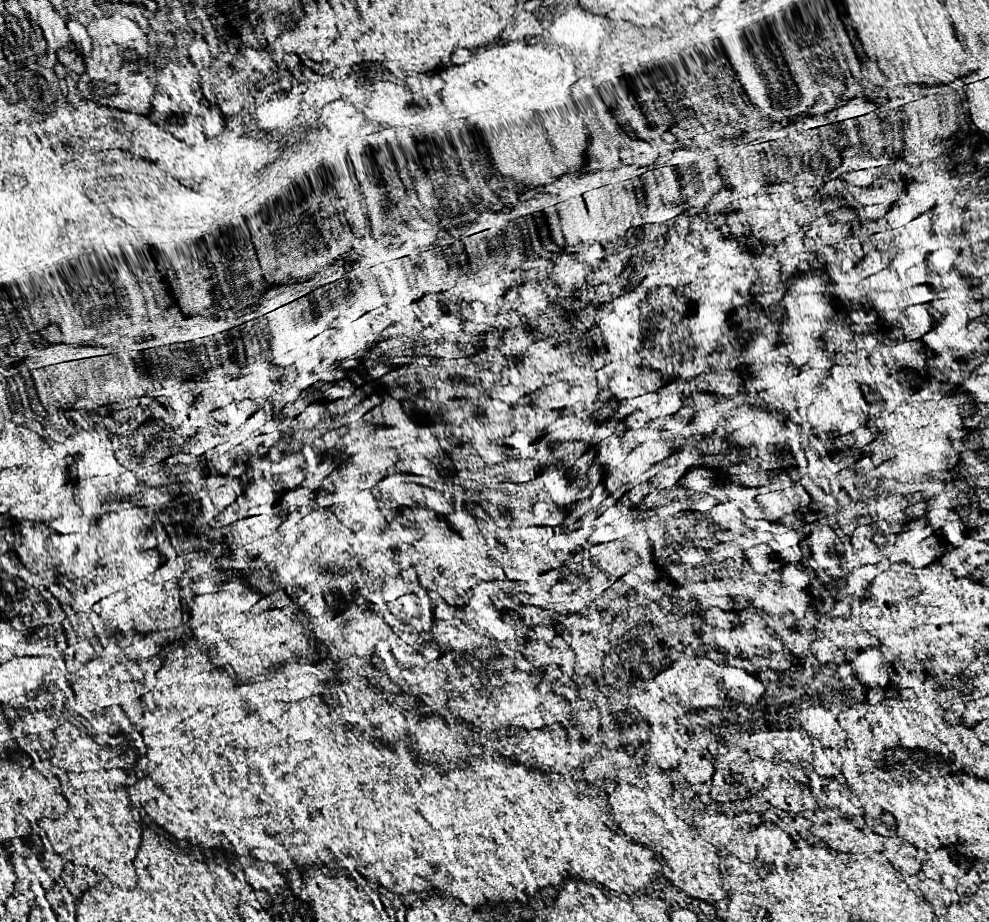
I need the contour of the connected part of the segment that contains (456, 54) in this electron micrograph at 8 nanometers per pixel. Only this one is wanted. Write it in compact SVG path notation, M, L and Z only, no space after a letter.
M457 47L453 51L451 61L453 61L453 65L463 65L463 63L469 63L471 57L473 57L473 51L469 47Z

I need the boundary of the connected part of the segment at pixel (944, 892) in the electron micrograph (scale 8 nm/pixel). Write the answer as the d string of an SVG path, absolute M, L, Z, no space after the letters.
M921 879L919 881L919 891L921 895L931 903L931 905L953 905L959 901L959 895L951 889L947 889L943 883L937 881L929 881L929 879Z

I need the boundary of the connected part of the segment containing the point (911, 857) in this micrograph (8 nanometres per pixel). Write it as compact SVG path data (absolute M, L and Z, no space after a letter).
M891 835L885 839L883 847L885 847L887 861L891 863L891 867L895 871L899 871L903 875L915 875L919 871L921 863L915 857L917 849L909 841L901 839L899 835Z

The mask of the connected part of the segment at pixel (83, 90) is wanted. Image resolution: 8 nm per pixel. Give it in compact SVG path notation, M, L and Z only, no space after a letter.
M121 15L101 17L89 21L87 33L91 37L91 51L83 55L83 73L77 79L79 95L99 105L147 115L157 83L147 39L137 23Z

